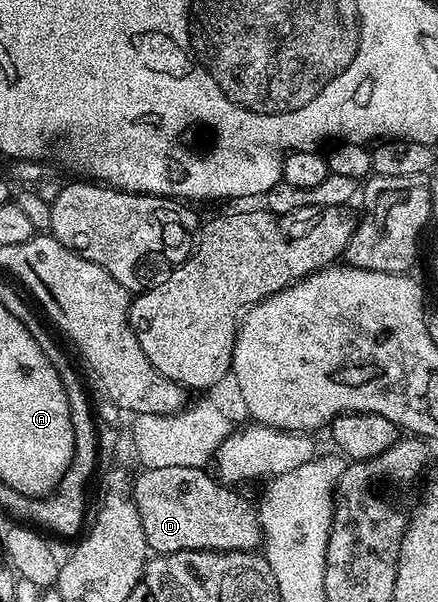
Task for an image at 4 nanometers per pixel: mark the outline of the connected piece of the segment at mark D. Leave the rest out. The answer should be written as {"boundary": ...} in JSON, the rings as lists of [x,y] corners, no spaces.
{"boundary":[[[159,467],[158,469],[145,468],[140,472],[141,476],[135,477],[132,486],[132,497],[138,506],[138,518],[142,518],[142,530],[146,534],[146,542],[153,553],[163,554],[166,552],[185,552],[186,550],[206,550],[207,552],[250,552],[259,549],[262,544],[262,533],[260,530],[260,513],[257,505],[252,504],[244,496],[239,496],[239,491],[233,490],[229,485],[221,482],[215,475],[209,474],[204,468],[183,467]]]}

